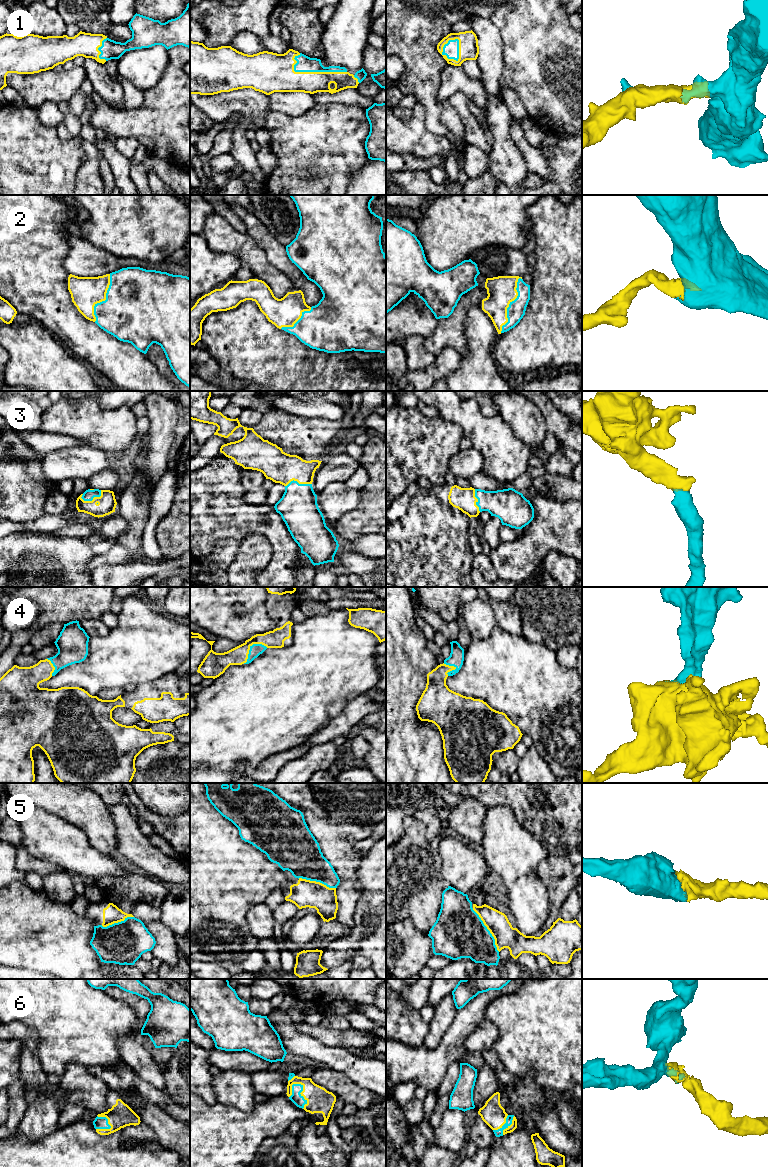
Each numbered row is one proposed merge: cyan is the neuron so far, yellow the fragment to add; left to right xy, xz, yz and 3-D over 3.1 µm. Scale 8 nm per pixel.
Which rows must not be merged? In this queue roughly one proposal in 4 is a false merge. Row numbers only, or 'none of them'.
none of them

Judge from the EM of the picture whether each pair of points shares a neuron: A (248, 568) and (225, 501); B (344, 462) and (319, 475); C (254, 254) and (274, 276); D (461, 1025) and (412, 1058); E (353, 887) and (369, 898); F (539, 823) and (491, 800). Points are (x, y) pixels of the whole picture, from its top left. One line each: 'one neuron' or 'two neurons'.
A: two neurons
B: one neuron
C: one neuron
D: one neuron
E: two neurons
F: one neuron

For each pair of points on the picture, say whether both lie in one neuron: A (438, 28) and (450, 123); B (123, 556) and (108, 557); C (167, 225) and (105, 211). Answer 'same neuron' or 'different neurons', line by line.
A: different neurons
B: same neuron
C: same neuron

